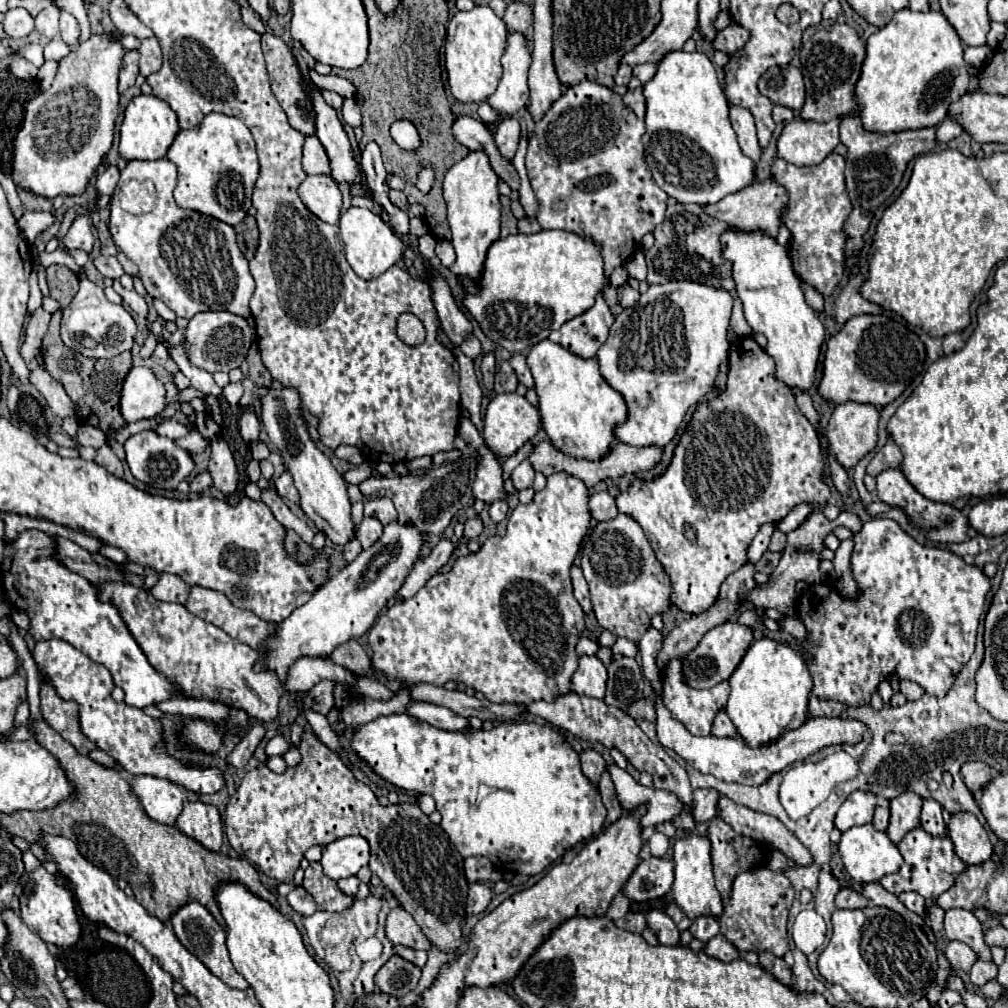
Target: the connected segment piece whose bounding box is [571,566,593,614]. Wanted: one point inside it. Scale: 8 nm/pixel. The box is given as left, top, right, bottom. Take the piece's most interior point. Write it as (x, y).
(580, 589)

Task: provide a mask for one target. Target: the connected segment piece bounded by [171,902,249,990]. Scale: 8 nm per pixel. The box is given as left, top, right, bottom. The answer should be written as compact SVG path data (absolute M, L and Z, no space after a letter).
M189 902L183 908L179 908L179 912L173 914L171 924L173 924L175 936L179 938L179 942L193 956L197 956L217 978L221 978L227 986L237 988L237 990L247 990L249 988L247 980L235 970L231 958L229 958L229 950L227 950L227 944L225 944L225 930L215 922L215 918L199 902Z

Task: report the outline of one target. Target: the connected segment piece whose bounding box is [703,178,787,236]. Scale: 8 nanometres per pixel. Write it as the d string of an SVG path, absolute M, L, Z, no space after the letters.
M767 178L765 182L761 182L761 180L751 182L747 188L725 196L717 204L705 204L703 212L707 216L713 216L713 218L723 220L727 224L739 222L739 226L747 226L747 230L751 230L751 226L763 226L763 230L771 230L771 234L777 236L777 230L781 226L779 214L781 214L785 204L787 204L787 192L783 190L783 186L779 186L777 182Z

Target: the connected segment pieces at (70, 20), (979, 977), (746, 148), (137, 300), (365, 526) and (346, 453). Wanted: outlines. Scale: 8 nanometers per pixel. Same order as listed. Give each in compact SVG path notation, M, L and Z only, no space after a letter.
M61 10L61 20L59 20L59 26L61 26L61 36L63 40L69 44L69 46L75 46L77 44L77 38L79 38L79 22L75 20L73 14Z
M977 960L969 974L969 978L975 986L983 986L985 982L993 980L995 976L997 976L997 966L993 962L983 962L983 960Z
M731 106L731 124L737 134L739 146L741 146L741 152L745 156L749 156L755 164L759 162L761 158L761 148L757 144L757 134L755 134L755 122L751 118L751 112L749 110L743 110L739 106Z
M113 280L113 288L121 294L123 302L127 302L133 312L137 312L139 316L145 316L147 318L147 304L145 304L145 300L139 294L129 294L127 290L123 290L121 284L119 284L119 280Z
M363 518L361 528L359 528L359 542L361 542L361 546L363 548L373 546L379 540L381 532L383 532L383 524L377 518Z
M339 446L339 448L335 450L335 456L341 458L341 460L351 462L351 464L355 464L355 466L359 466L359 464L363 462L363 456L361 456L361 452L359 452L355 446Z

